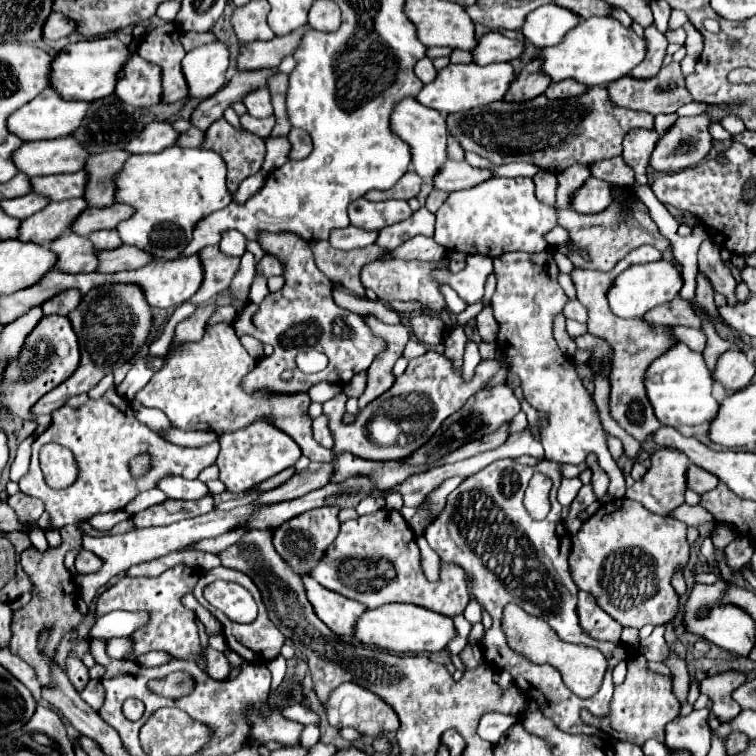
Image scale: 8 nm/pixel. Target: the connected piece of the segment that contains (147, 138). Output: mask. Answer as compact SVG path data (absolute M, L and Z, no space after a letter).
M151 122L145 126L139 138L127 142L125 150L131 154L147 154L147 152L161 152L169 146L175 146L181 132L171 126L171 122Z

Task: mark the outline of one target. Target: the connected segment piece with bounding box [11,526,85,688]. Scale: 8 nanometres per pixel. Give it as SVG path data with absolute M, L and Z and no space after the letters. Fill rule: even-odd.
M65 526L61 530L63 536L63 544L55 550L47 550L45 554L39 554L35 548L29 548L25 552L21 552L21 564L25 568L25 572L31 576L35 588L39 590L39 596L33 596L33 600L17 610L13 614L13 622L11 622L11 652L21 656L29 666L33 666L33 670L37 672L37 680L41 682L41 686L49 686L51 684L51 660L55 656L55 650L61 642L61 638L69 632L73 632L85 618L85 614L81 614L77 610L77 598L79 598L79 590L75 586L75 580L71 576L71 572L63 566L63 558L65 552L71 546L79 546L79 538L81 538L81 530L75 526ZM43 630L49 630L49 638L47 638L47 648L43 648L43 652L39 650L39 634Z

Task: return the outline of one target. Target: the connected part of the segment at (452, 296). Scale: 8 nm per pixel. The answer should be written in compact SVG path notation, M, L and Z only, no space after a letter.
M441 284L441 286L439 286L439 290L441 290L443 298L445 298L447 308L449 308L453 314L461 314L461 312L467 308L467 304L465 304L457 294L455 294L455 290L451 290L451 286Z

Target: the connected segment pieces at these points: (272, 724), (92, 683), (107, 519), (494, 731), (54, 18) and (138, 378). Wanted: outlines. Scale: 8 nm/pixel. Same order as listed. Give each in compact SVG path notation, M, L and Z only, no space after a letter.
M275 708L271 710L269 718L255 718L255 710L251 710L251 720L253 720L253 732L251 732L251 742L265 744L269 740L283 744L285 748L299 746L301 730L305 728L303 724L285 720Z
M89 680L89 684L80 693L80 696L93 710L99 710L105 702L103 686L101 686L99 680Z
M117 510L117 512L107 512L107 514L97 514L95 518L89 520L89 524L91 524L93 528L97 528L97 530L107 532L107 530L113 528L117 522L127 520L127 518L129 518L129 514L127 514L125 510Z
M483 714L481 722L479 722L479 728L477 728L477 734L479 734L483 740L495 744L495 742L499 742L501 734L503 734L507 728L511 728L513 722L515 722L515 716Z
M53 12L51 18L47 18L45 22L45 34L43 38L45 40L59 40L63 36L71 36L77 32L77 24L67 18L65 14L59 14L59 12Z
M137 358L135 364L133 364L133 368L129 370L127 378L117 386L117 392L123 394L123 398L133 400L133 396L151 380L153 370L149 370L147 362L149 360L145 360L145 358Z

